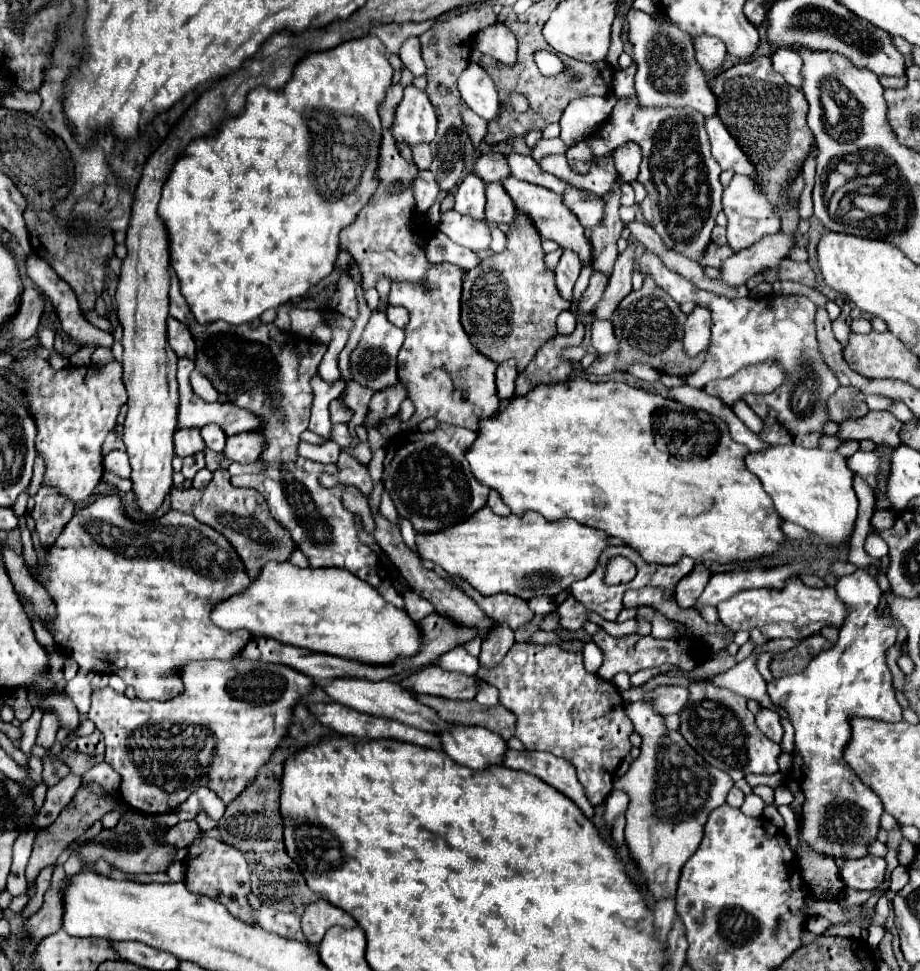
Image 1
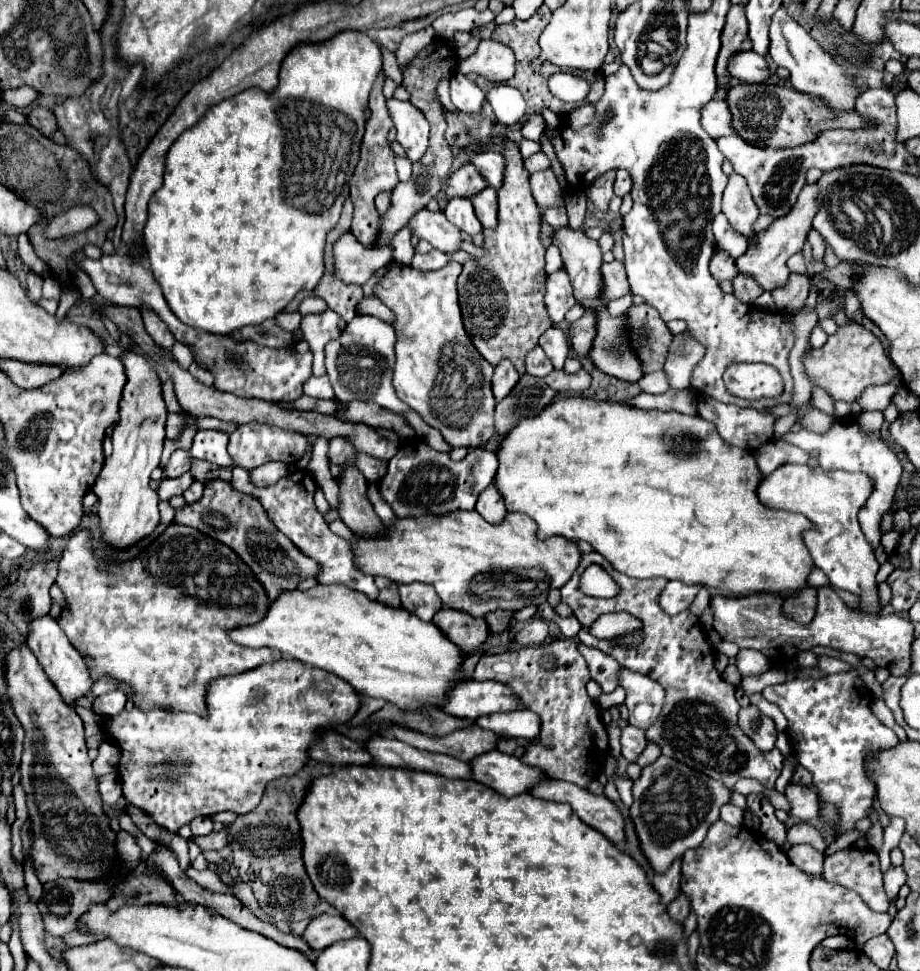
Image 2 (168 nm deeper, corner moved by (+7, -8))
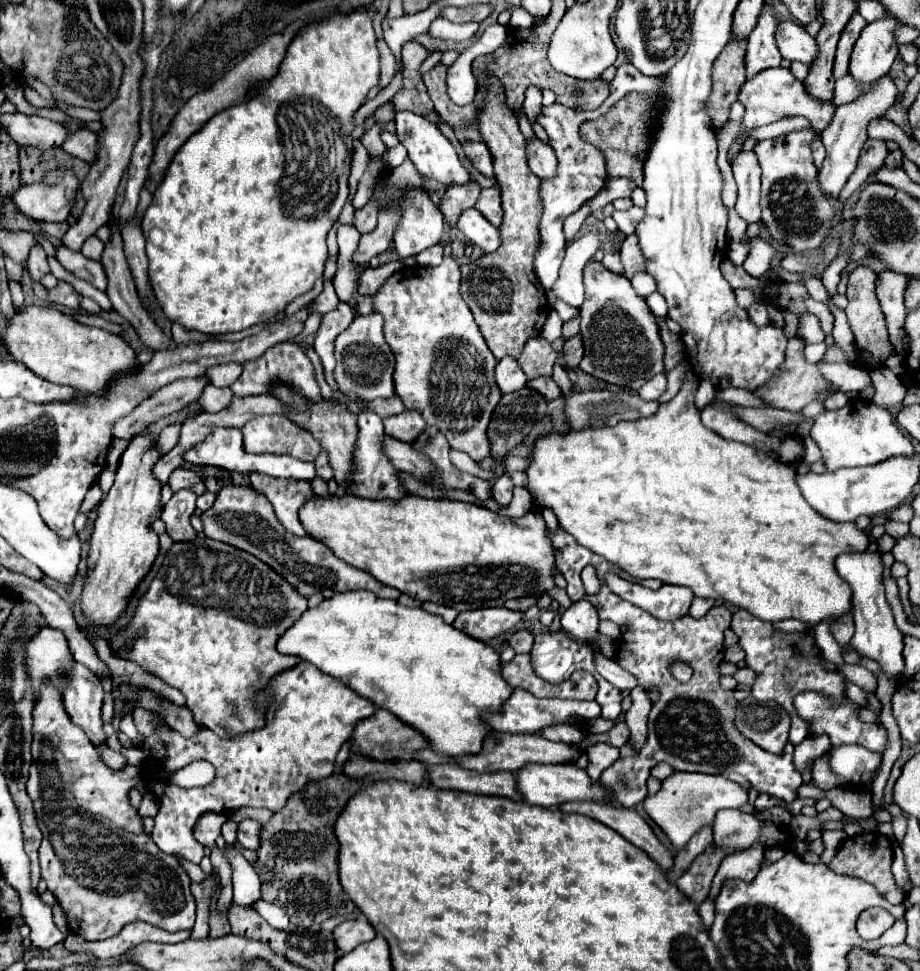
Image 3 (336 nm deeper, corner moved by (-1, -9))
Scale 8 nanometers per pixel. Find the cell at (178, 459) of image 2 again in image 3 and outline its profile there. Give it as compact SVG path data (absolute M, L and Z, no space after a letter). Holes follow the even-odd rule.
M187 468L173 470L173 474L169 478L169 486L171 486L173 494L179 492L179 490L183 490L183 488L193 490L197 496L201 496L205 492L205 484L203 484L201 476L197 472L193 472L193 470L187 470Z

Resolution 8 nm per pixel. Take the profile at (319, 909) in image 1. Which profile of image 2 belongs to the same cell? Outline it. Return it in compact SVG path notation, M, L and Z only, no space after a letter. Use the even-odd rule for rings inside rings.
M323 913L311 919L311 923L305 927L301 937L313 951L321 951L335 941L351 939L355 935L357 935L357 929L353 929L353 925L345 921L341 915Z

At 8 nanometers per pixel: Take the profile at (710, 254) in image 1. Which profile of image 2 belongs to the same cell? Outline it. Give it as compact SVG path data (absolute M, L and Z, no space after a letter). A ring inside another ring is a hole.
M715 251L713 259L711 259L711 265L709 265L709 271L717 281L725 281L725 279L731 281L739 273L737 267L735 267L735 259L725 251Z

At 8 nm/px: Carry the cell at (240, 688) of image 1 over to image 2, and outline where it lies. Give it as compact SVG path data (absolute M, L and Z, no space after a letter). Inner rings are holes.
M283 657L275 663L213 679L207 687L205 705L207 715L131 709L109 717L105 723L109 739L119 747L123 797L145 811L159 827L173 833L197 815L213 817L221 811L239 815L253 811L271 779L295 775L307 763L307 749L315 739L315 731L349 721L359 709L359 699L355 689L337 675Z

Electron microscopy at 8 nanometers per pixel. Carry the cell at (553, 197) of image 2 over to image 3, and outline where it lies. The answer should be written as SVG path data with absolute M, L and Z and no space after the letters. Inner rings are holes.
M539 138L527 140L527 160L533 174L539 178L553 178L557 172L557 158L549 144L541 142Z

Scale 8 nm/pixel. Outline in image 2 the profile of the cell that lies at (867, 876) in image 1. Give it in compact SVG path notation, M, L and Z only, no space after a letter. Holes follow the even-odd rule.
M847 847L825 857L823 877L859 893L873 911L887 911L889 907L889 899L883 891L879 857L873 851L857 851L855 847Z

